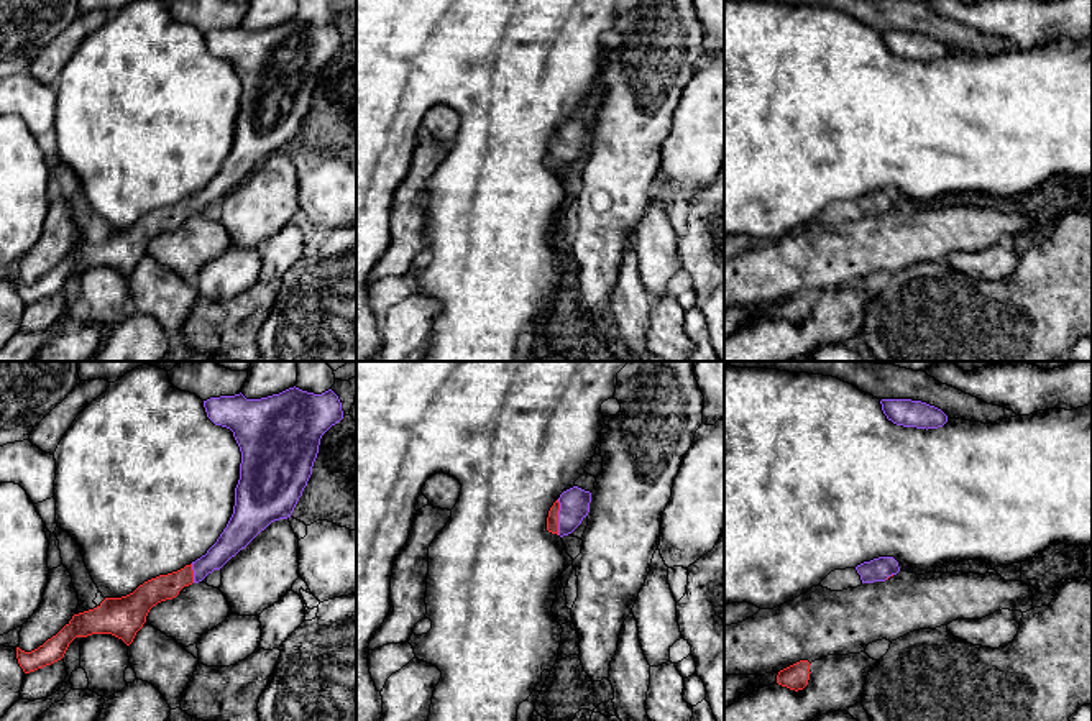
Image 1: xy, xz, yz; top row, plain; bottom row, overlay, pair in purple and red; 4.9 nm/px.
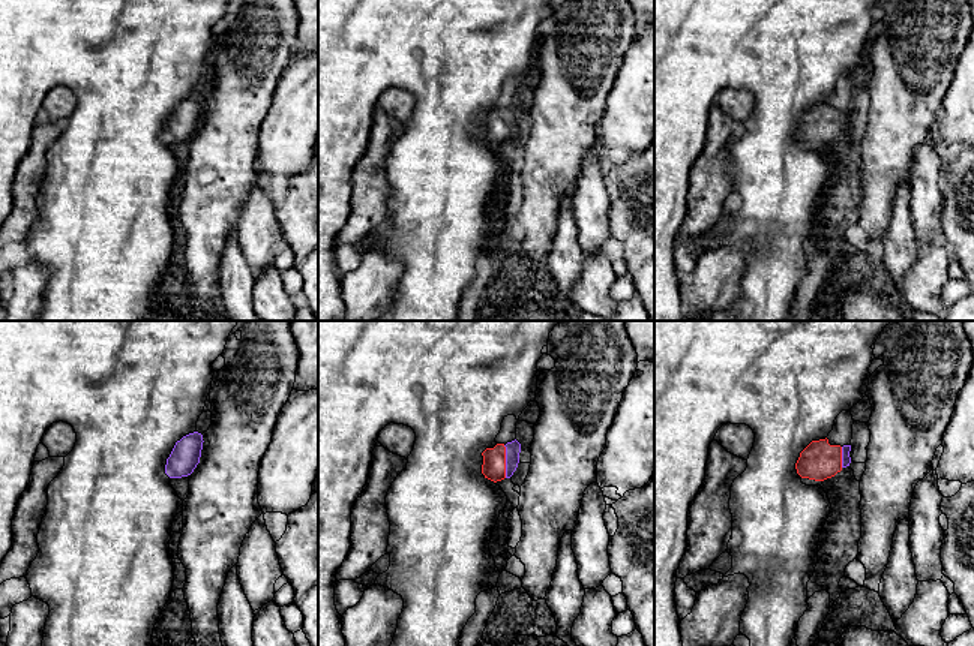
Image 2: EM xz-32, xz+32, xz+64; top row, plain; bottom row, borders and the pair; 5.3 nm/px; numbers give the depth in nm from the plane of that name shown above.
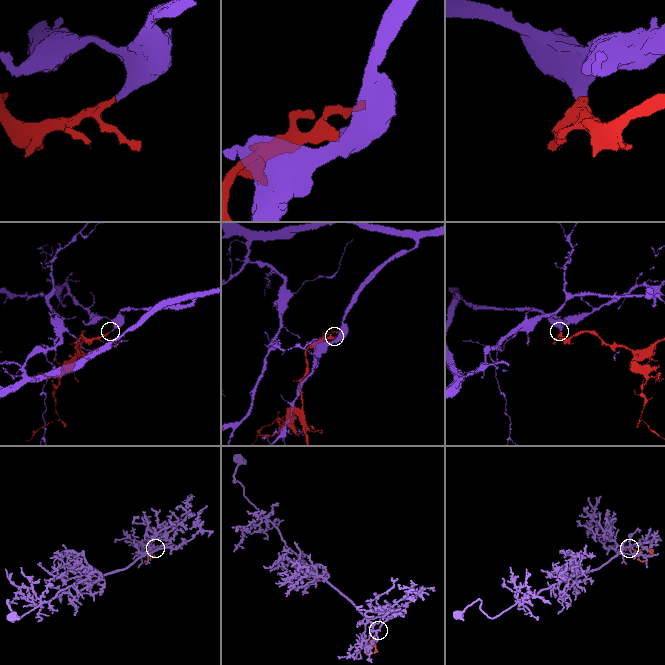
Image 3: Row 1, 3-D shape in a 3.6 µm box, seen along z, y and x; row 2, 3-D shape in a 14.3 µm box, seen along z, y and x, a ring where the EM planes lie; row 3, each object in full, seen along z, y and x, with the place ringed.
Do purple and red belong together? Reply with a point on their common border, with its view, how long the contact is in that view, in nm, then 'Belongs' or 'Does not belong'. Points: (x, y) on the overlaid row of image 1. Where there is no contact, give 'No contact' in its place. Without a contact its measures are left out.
Touches purple at xz (559, 518). Shared border 180 nm. Belongs

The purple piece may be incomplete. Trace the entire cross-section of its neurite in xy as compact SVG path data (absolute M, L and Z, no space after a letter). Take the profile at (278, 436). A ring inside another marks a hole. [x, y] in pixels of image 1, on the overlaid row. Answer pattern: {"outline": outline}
{"outline": "M296 386L261 399L246 399L241 393L210 397L204 401L204 407L207 417L215 425L227 427L233 432L241 452L233 514L217 542L190 565L151 578L126 596L105 598L97 608L74 614L56 636L38 649L25 652L16 647L16 659L25 673L61 660L76 637L112 634L130 645L146 622L146 616L153 606L176 598L184 586L199 583L213 570L220 570L271 522L291 517L312 475L322 435L343 419L342 402L332 389L314 394Z"}

